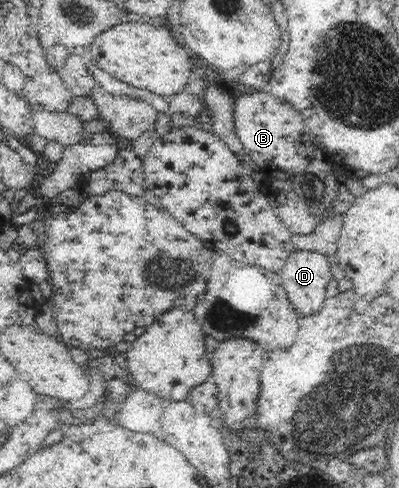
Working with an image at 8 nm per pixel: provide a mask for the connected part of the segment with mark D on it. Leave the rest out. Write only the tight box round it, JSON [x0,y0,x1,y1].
[279,249,333,314]

